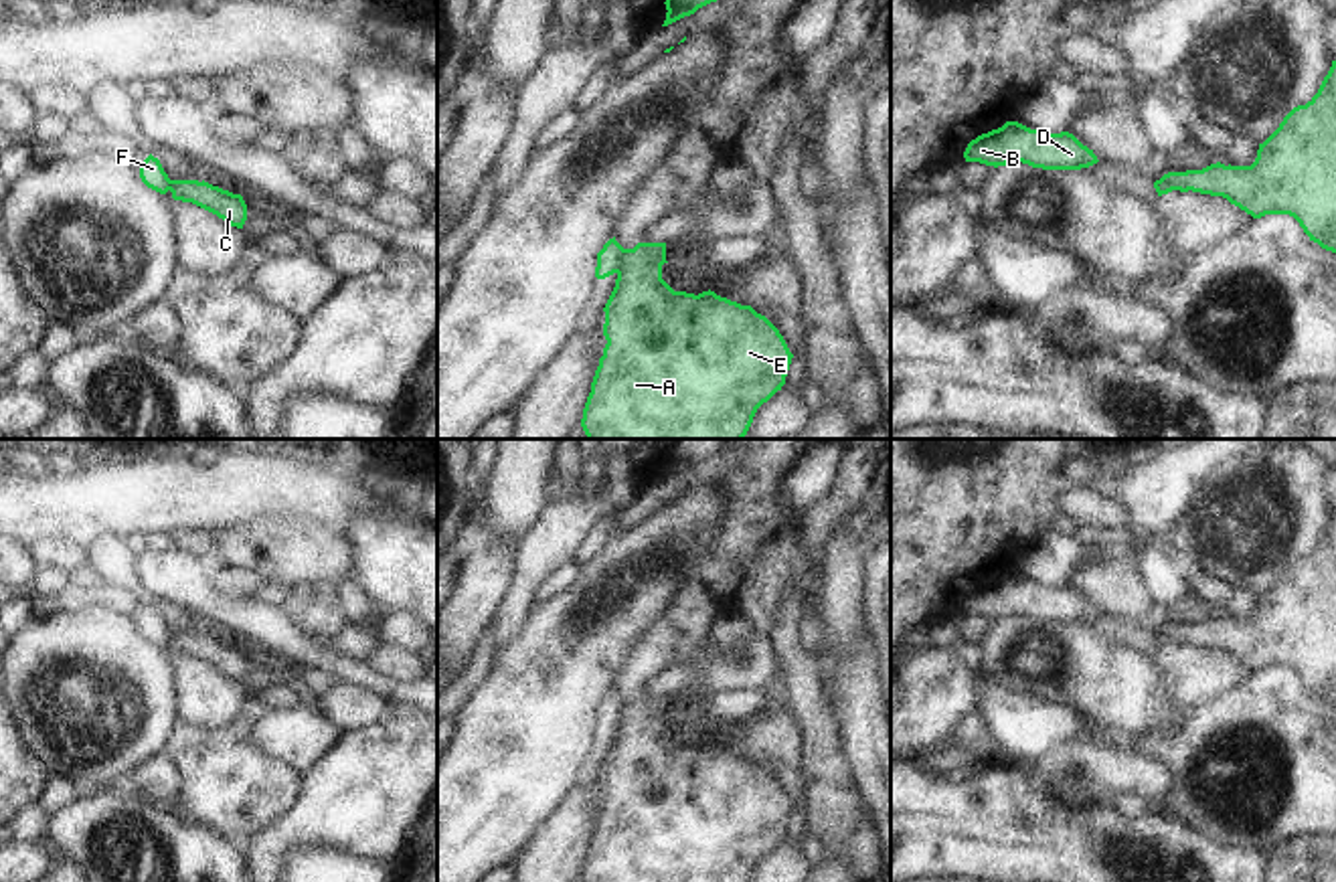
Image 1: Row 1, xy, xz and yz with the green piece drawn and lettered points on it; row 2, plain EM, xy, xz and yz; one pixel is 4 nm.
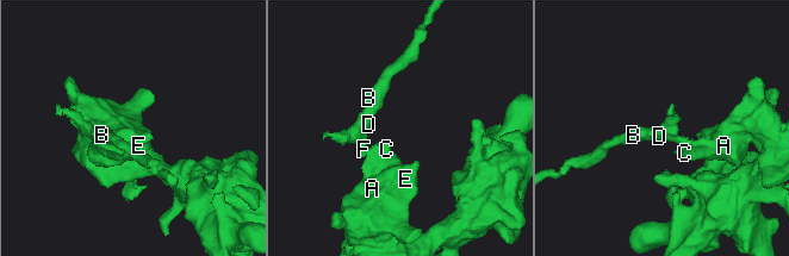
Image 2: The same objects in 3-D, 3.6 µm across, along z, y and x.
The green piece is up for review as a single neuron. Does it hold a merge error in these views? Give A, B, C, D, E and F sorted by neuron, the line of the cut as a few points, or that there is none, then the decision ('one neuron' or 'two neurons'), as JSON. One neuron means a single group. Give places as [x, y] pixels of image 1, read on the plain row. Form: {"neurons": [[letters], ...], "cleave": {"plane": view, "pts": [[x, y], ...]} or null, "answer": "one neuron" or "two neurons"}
{"neurons": [["A", "C", "E"], ["B", "D", "F"]], "cleave": {"plane": "xz", "pts": [[624, 702], [618, 727]]}, "answer": "two neurons"}

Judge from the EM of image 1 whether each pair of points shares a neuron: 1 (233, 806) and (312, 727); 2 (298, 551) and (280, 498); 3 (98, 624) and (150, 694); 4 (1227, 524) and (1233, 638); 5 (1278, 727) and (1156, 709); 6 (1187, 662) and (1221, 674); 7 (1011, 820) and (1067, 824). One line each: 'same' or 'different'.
1: different
2: different
3: same
4: different
5: different
6: same
7: same

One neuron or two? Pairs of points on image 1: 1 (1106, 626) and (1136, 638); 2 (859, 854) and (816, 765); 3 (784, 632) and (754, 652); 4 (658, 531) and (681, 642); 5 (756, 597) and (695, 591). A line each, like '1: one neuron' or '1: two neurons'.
1: one neuron
2: one neuron
3: two neurons
4: two neurons
5: two neurons

